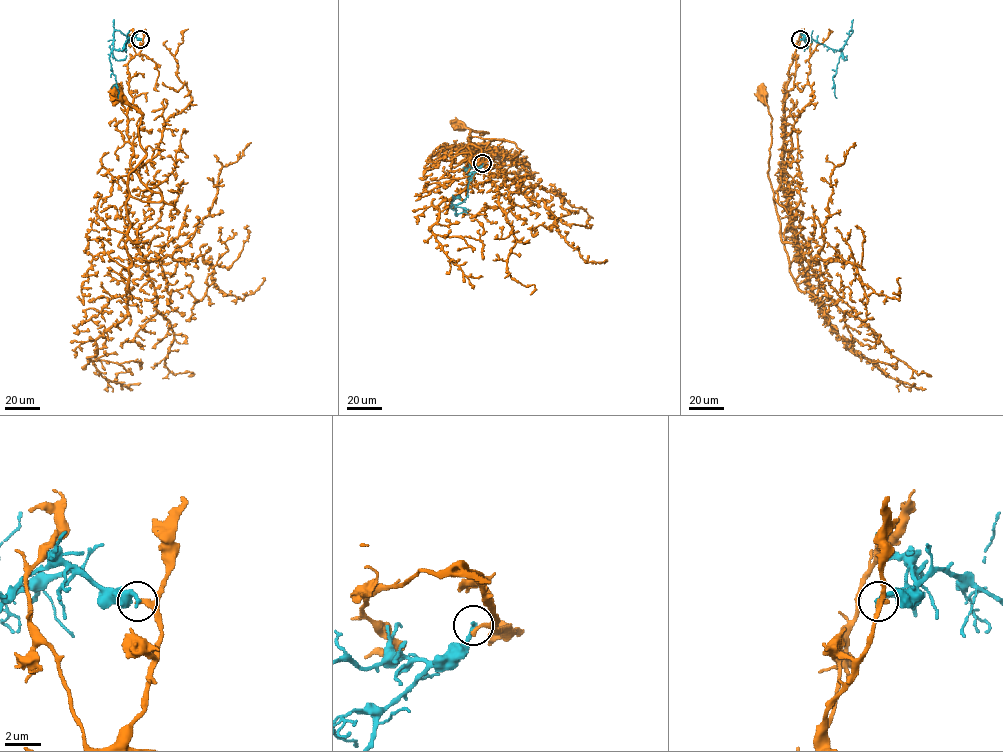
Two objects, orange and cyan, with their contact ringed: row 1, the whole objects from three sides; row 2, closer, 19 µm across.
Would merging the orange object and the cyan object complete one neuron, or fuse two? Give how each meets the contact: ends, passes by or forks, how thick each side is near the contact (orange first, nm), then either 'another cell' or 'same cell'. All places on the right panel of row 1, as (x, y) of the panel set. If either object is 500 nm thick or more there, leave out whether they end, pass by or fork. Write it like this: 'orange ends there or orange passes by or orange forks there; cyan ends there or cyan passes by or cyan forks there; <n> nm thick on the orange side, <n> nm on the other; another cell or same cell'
orange passes by; cyan ends there; 190 nm thick on the orange side, 240 nm on the other; another cell

